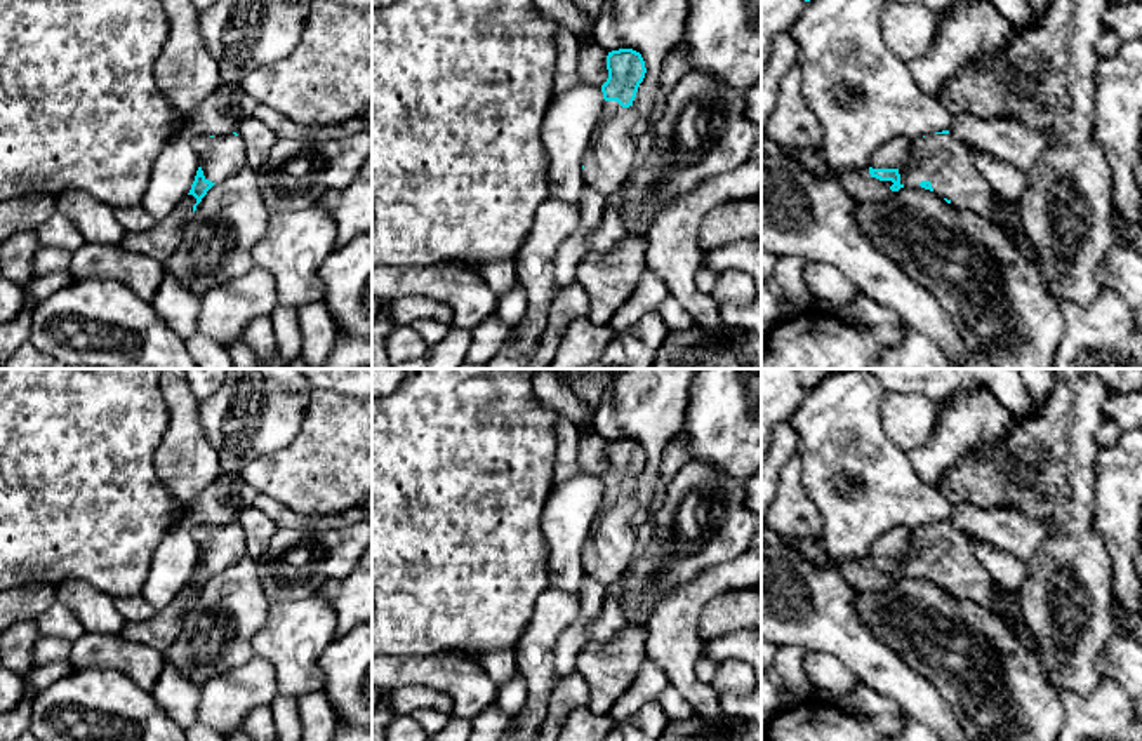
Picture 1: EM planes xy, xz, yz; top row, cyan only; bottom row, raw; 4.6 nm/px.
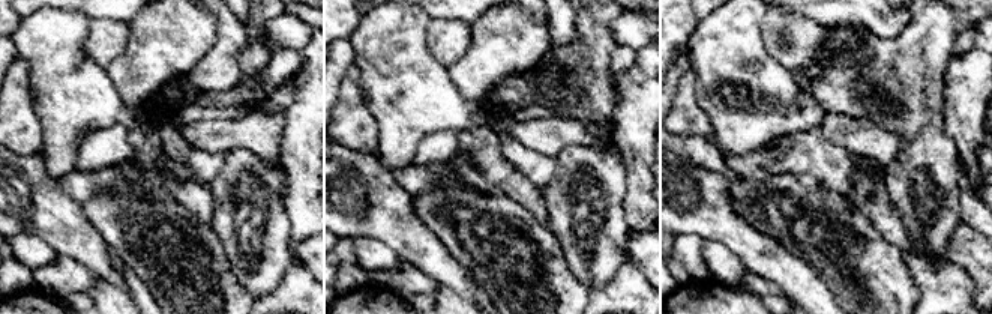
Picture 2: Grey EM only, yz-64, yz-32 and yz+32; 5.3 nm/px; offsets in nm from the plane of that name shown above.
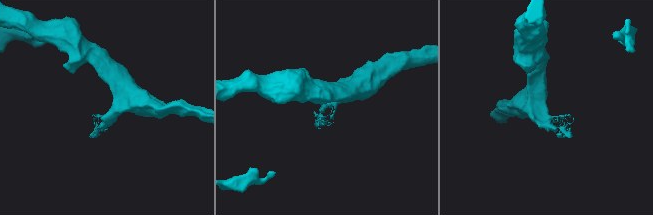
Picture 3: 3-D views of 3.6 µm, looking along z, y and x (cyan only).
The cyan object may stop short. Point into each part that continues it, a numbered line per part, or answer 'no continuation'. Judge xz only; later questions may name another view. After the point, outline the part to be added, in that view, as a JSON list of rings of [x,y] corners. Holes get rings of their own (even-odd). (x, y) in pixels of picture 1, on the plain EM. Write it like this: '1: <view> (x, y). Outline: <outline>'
1: xz (607, 552). Outline: [[[605,491],[601,511],[596,515],[589,537],[582,546],[582,569],[601,584],[610,584],[627,569],[636,534],[631,518],[636,497],[622,497],[617,491]]]

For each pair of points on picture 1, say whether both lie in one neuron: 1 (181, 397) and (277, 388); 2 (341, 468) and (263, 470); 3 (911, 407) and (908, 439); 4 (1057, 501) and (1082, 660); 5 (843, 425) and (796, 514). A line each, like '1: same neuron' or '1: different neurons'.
1: different neurons
2: same neuron
3: same neuron
4: same neuron
5: different neurons

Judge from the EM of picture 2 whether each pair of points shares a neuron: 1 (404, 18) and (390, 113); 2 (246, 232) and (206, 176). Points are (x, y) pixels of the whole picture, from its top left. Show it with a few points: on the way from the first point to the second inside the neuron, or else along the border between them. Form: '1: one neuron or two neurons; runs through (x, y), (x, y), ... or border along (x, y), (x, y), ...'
1: one neuron; runs through (396, 42), (396, 89)
2: two neurons; border along (225, 153), (225, 161), (209, 187)

